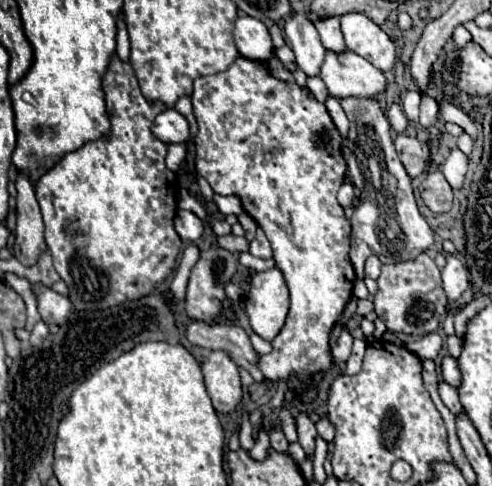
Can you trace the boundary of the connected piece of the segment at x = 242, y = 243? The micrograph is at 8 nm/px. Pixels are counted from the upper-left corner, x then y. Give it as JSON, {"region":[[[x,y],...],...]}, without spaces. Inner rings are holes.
{"region":[[[233,234],[217,237],[217,245],[230,252],[246,252],[249,250],[249,242],[246,238]]]}

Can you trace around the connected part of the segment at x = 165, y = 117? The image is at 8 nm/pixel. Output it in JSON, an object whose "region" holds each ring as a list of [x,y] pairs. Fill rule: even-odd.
{"region":[[[175,108],[163,110],[155,122],[153,122],[153,134],[165,142],[165,144],[177,144],[185,142],[189,138],[189,124],[183,114],[179,114]]]}

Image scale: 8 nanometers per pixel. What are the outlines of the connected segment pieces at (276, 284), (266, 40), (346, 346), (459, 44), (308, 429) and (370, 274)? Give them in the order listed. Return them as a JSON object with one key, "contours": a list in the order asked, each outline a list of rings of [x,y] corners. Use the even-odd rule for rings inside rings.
{"contours":[[[[269,268],[247,276],[249,292],[245,312],[251,328],[265,340],[273,340],[283,328],[289,312],[289,290],[279,268]]],[[[243,16],[235,22],[235,44],[241,56],[249,60],[269,60],[273,56],[273,44],[271,36],[267,32],[267,26],[251,16]]],[[[343,326],[339,338],[337,338],[335,346],[333,346],[333,358],[337,362],[347,362],[349,356],[351,356],[351,344],[353,344],[353,336],[349,334],[347,326]]],[[[461,24],[461,26],[457,26],[457,28],[455,28],[455,32],[453,32],[453,44],[455,44],[455,48],[463,48],[469,40],[471,40],[469,30],[467,30],[463,24]]],[[[299,414],[299,418],[297,418],[297,434],[299,434],[299,444],[303,446],[307,456],[313,458],[317,430],[315,430],[315,424],[311,422],[311,418],[307,414]]],[[[369,256],[365,260],[365,278],[373,278],[377,280],[379,278],[379,270],[381,270],[381,262],[377,256]]]]}

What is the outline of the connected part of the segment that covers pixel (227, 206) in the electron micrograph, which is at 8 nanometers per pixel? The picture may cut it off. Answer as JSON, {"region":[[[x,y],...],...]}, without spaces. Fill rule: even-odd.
{"region":[[[215,194],[214,202],[217,204],[219,211],[225,215],[240,215],[244,212],[240,199],[237,196],[221,196]]]}

